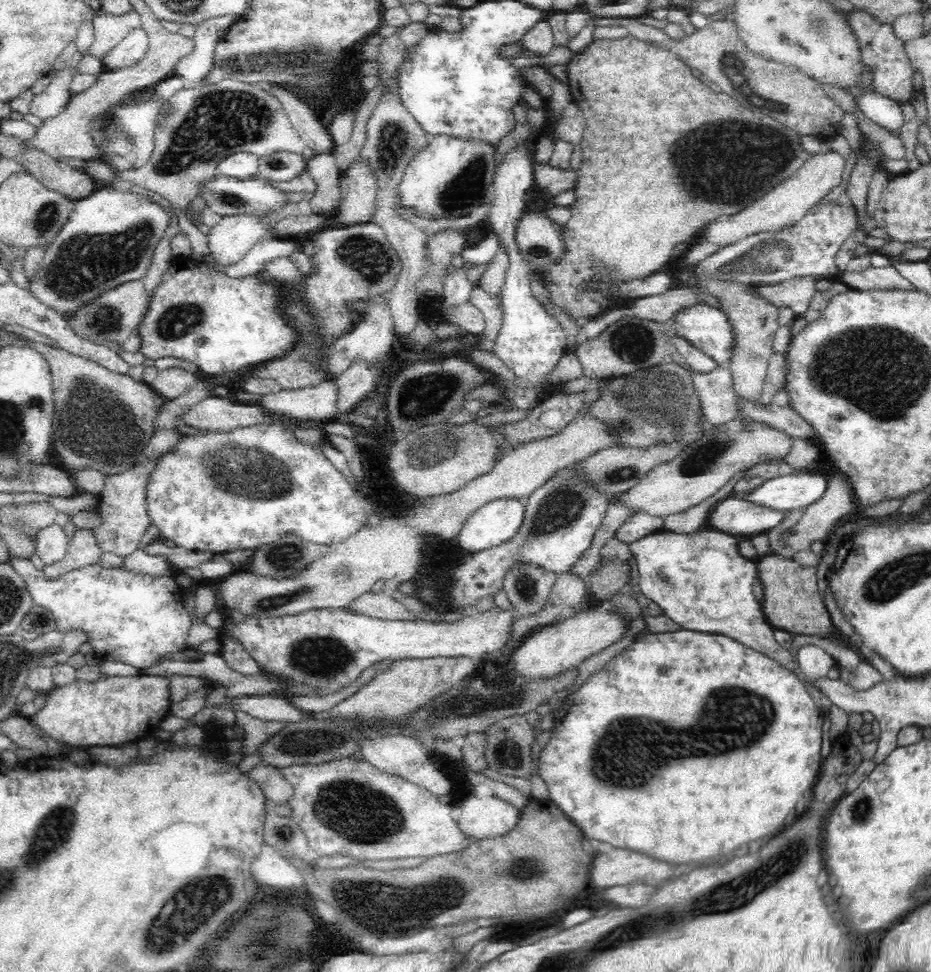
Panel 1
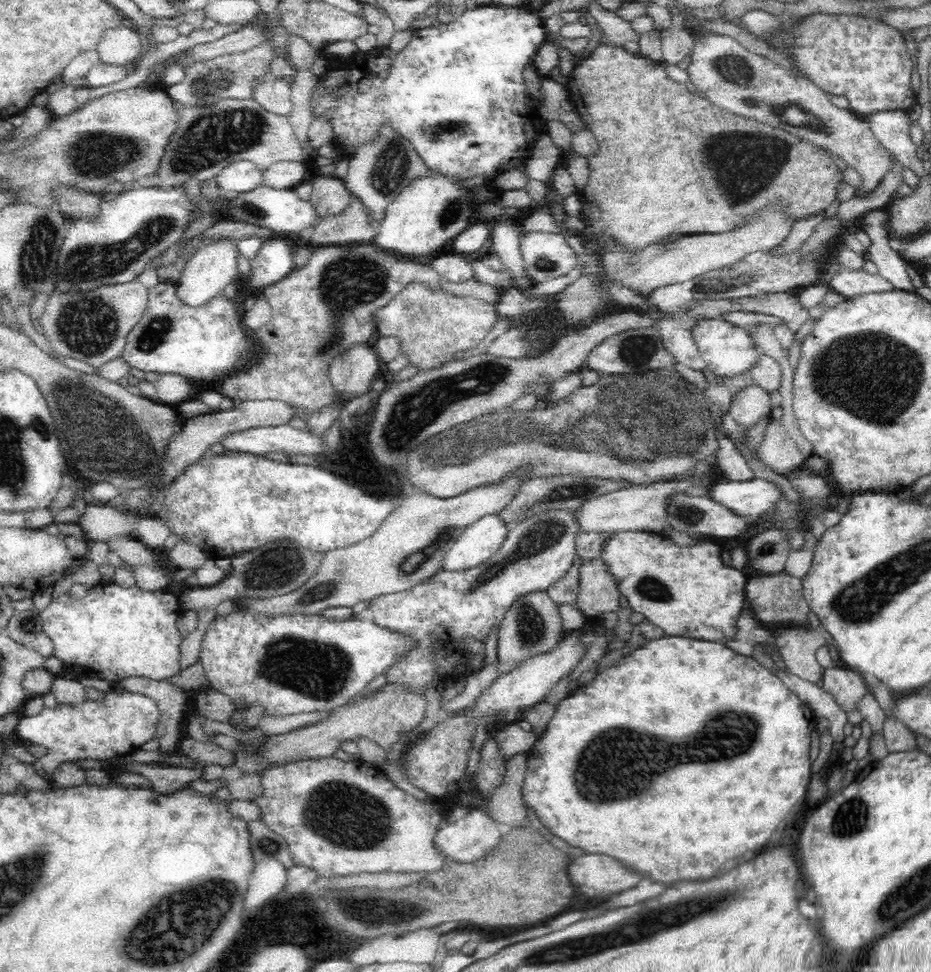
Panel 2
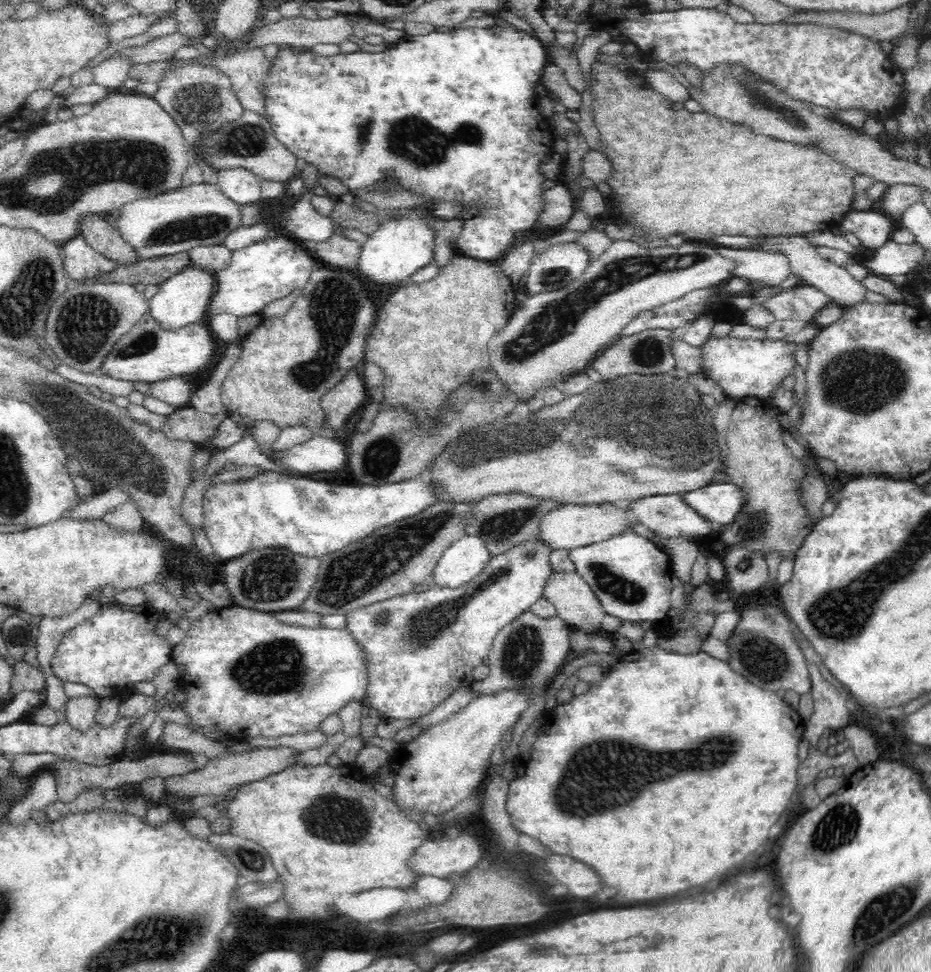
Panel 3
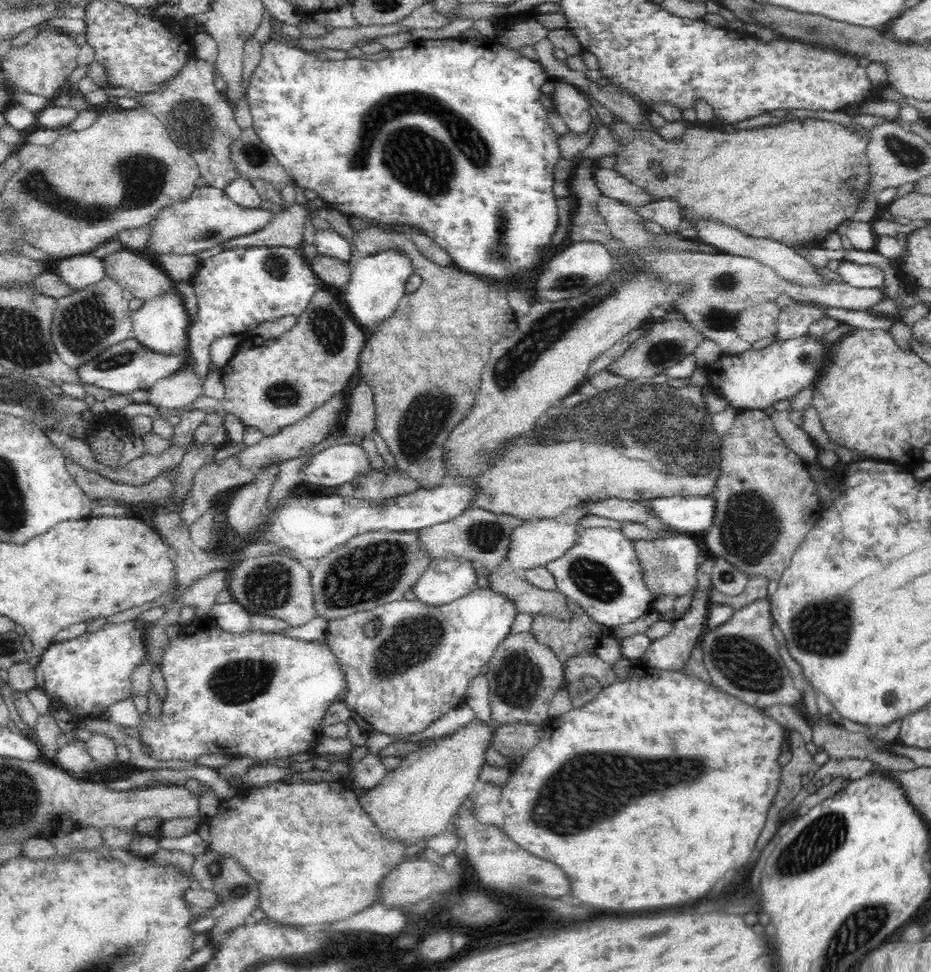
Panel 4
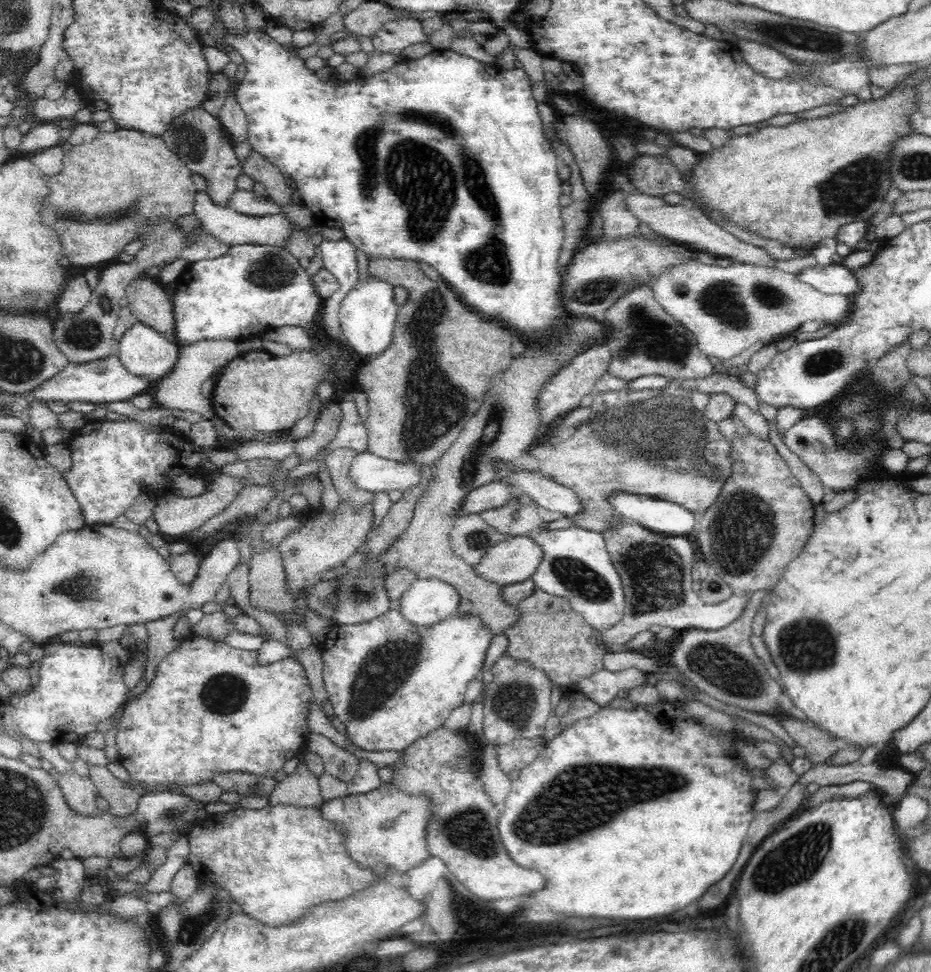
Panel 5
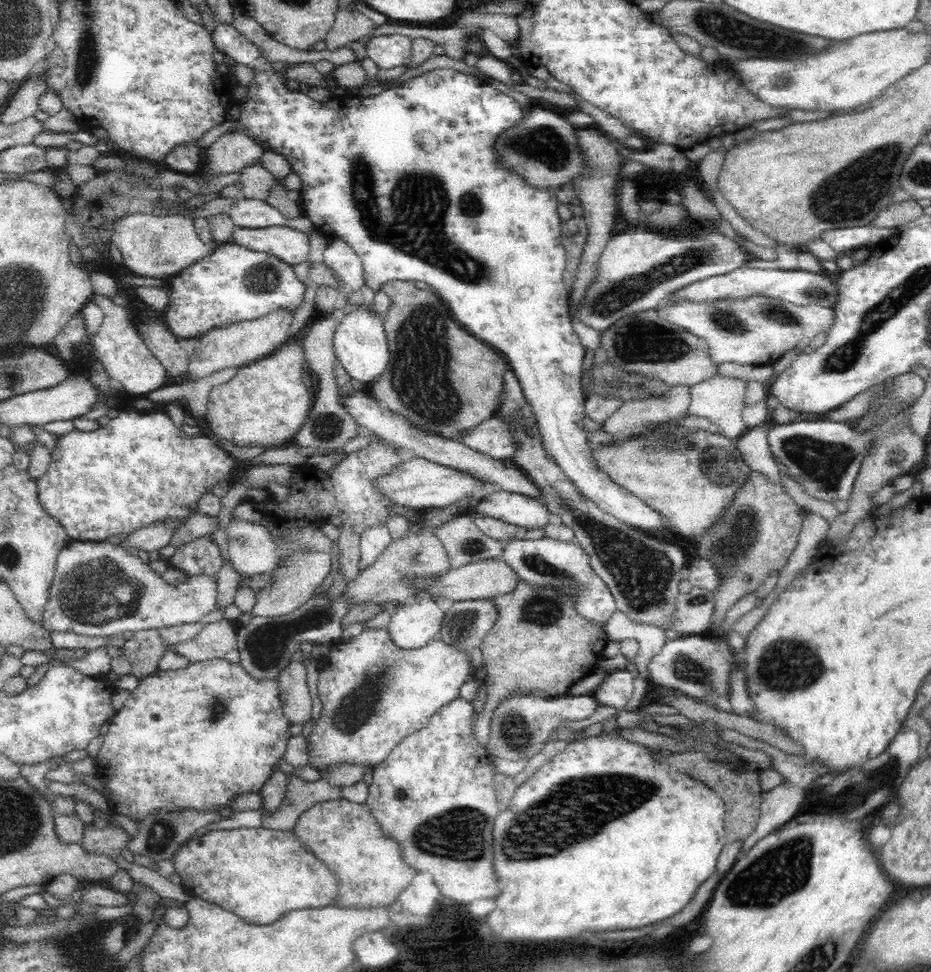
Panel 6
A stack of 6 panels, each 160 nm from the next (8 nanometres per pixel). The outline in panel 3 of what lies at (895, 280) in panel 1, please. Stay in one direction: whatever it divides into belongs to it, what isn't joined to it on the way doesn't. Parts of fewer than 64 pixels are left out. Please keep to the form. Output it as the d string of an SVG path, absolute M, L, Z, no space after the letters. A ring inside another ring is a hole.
M778 236L770 238L768 242L762 242L760 249L770 251L782 251L788 255L788 261L790 261L790 272L796 273L797 279L804 285L812 285L818 290L821 290L826 296L829 296L834 303L843 305L846 307L852 307L852 305L864 302L866 296L868 296L868 288L864 286L864 282L856 280L846 268L830 261L826 260L818 249L813 244L802 240L799 236Z

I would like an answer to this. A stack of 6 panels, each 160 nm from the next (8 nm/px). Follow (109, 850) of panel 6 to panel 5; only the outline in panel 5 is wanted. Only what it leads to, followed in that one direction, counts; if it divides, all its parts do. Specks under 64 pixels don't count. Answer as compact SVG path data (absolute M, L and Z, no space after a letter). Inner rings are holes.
M90 764L88 767L90 778L96 785L97 791L101 797L109 803L109 808L117 816L128 816L128 813L135 811L139 805L139 801L153 792L153 788L149 788L146 783L131 779L130 782L122 782L118 780L108 766L94 766Z

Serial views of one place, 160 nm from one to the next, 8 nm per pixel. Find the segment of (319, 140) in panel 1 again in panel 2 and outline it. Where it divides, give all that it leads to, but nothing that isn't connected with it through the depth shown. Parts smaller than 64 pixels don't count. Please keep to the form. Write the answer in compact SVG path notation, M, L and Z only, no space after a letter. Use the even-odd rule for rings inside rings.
M272 73L262 78L262 84L254 88L254 100L269 112L288 117L293 103L290 101L290 79L276 77Z

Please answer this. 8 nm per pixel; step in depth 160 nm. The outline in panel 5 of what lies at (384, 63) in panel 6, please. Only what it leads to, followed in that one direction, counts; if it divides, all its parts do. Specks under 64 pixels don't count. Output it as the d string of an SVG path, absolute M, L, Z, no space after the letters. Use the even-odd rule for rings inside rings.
M400 18L387 22L372 36L376 51L382 53L399 53L409 45L426 42L430 34L424 31L422 19Z

